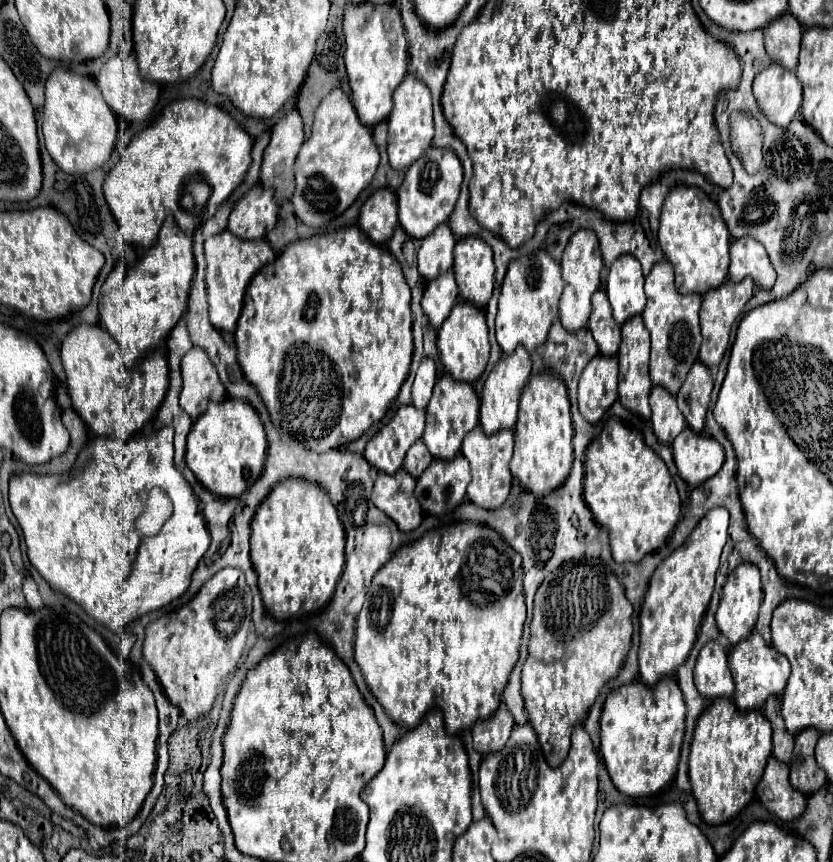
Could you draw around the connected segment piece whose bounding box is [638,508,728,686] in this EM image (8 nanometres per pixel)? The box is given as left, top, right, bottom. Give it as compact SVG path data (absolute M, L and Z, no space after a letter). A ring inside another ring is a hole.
M712 508L686 538L686 542L676 548L668 558L664 558L654 570L642 612L640 612L640 680L646 686L654 686L664 676L674 676L676 668L688 658L690 648L696 642L696 634L702 616L708 608L714 576L720 564L722 548L728 540L728 510Z

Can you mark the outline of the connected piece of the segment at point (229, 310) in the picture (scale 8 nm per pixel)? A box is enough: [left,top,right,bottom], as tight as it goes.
[204,230,276,332]

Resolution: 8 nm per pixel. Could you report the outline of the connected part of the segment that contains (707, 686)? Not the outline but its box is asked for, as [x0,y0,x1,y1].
[694,642,734,700]

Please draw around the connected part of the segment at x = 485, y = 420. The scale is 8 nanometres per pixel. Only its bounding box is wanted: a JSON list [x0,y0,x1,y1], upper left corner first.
[480,346,532,434]

